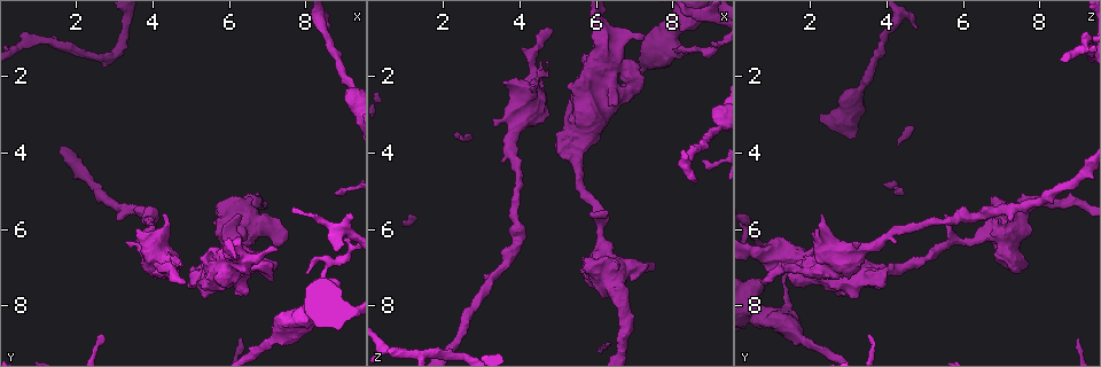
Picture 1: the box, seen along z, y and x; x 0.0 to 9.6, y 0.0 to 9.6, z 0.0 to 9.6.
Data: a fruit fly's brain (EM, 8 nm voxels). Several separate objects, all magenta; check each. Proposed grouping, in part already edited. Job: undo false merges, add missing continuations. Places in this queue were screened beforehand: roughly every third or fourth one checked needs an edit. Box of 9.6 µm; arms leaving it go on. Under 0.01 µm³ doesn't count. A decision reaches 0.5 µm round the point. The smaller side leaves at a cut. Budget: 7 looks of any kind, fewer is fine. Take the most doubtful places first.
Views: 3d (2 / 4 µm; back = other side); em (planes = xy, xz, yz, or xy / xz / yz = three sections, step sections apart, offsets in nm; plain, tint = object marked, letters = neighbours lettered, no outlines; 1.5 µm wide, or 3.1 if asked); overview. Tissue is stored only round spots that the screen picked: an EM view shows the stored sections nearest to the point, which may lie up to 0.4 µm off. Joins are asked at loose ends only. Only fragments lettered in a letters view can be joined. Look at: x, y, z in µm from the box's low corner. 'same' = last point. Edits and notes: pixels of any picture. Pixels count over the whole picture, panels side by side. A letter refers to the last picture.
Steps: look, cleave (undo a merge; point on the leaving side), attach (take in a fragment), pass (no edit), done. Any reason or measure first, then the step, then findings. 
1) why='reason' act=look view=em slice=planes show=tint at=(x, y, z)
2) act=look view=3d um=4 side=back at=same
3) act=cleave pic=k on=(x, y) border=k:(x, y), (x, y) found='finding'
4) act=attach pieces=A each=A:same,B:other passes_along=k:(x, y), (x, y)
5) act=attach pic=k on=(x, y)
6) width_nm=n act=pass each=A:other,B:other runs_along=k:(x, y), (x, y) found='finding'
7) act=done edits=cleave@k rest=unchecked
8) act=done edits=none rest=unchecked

why='branch stops here' act=look view=3d um=4 at=(8.65, 0.70, 4.80)

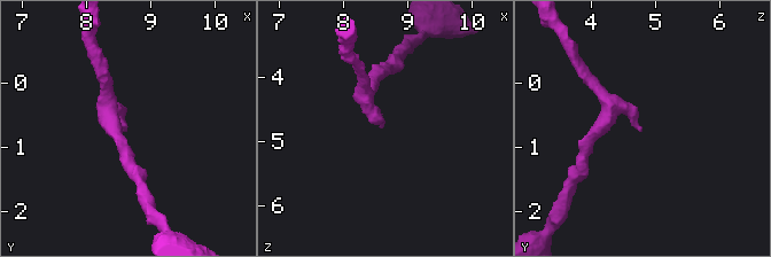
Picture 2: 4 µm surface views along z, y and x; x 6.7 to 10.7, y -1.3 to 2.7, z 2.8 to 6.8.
why='need the tissue' act=look view=em slice=yz step=8 show=letters at=(8.65, 0.75, 4.80)

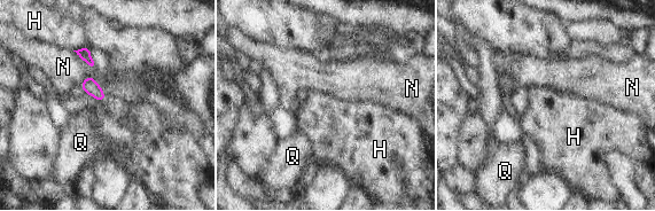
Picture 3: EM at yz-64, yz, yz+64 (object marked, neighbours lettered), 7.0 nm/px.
why='cut it another way' act=look view=em slice=planes show=letters at=same

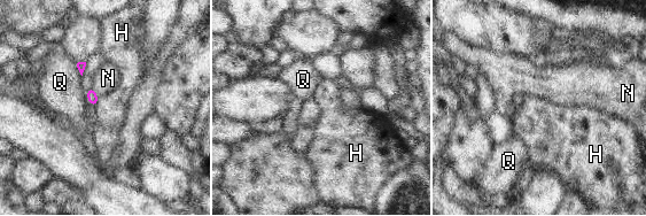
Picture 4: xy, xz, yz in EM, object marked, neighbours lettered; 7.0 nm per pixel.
act=pass each=H:other,N:other,Q:other found='none of them fits'

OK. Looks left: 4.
why='calibre changes' act=look view=3d um=4 at=(4.10, 6.60, 2.60)

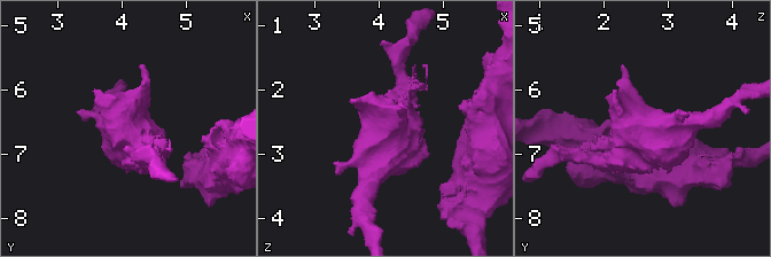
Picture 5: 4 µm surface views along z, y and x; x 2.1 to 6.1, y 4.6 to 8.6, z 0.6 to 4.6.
act=look view=em slice=planes show=letters at=(4.10, 6.55, 2.60)

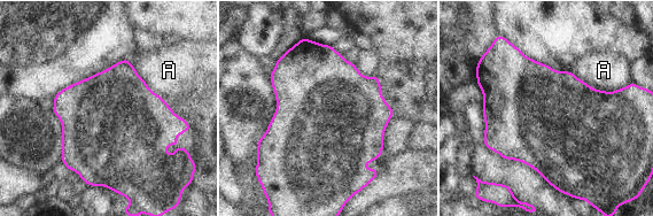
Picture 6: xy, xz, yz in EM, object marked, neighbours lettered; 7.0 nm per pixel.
act=pass each=A:other border=6:(570, 70), (595, 89), (624, 87) found='one neuron here'

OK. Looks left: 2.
act=look view=em slice=planes show=letters at=(8.15, 8.10, 1.25)

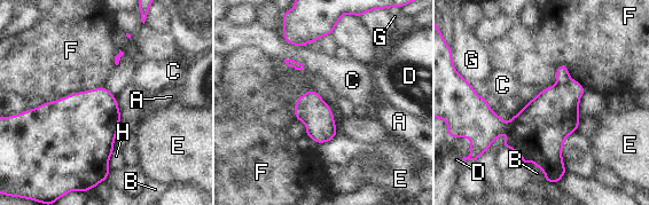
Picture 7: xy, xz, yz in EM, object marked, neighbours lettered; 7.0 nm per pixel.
width_nm=220 act=cleave pic=7 on=(562, 72) each=A:other,B:other,C:other,D:other,E:other,F:other,G:other,H:other border=7:(570, 78), (564, 84), (556, 83) found='a second neuron is stuck on'

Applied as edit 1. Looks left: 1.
act=done edits=cleave@7 rest=unchecked

